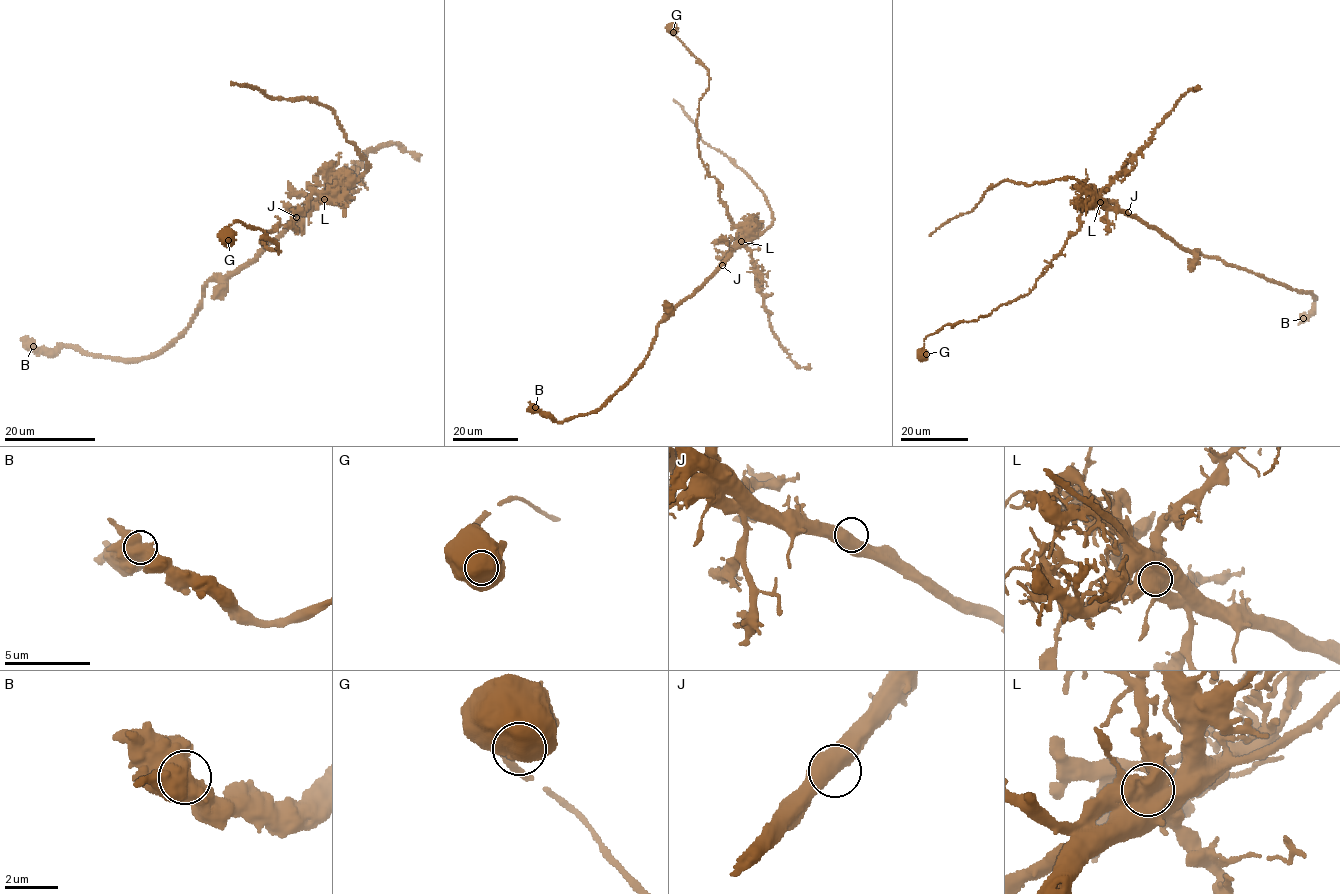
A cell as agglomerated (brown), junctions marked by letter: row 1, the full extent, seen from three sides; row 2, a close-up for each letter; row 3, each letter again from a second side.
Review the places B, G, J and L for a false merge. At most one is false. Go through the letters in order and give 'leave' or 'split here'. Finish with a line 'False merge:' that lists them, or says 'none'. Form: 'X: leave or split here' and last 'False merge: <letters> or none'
B: leave
G: leave
J: leave
L: split here
False merge: L

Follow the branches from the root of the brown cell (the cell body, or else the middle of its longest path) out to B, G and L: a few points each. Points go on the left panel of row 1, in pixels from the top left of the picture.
B: (296, 219), (240, 269), (207, 282), (187, 329), (141, 360), (33, 346)
G: (296, 219), (324, 197), (313, 192), (293, 224), (264, 233), (279, 252), (241, 222), (228, 240)
L: (296, 219), (324, 199)

